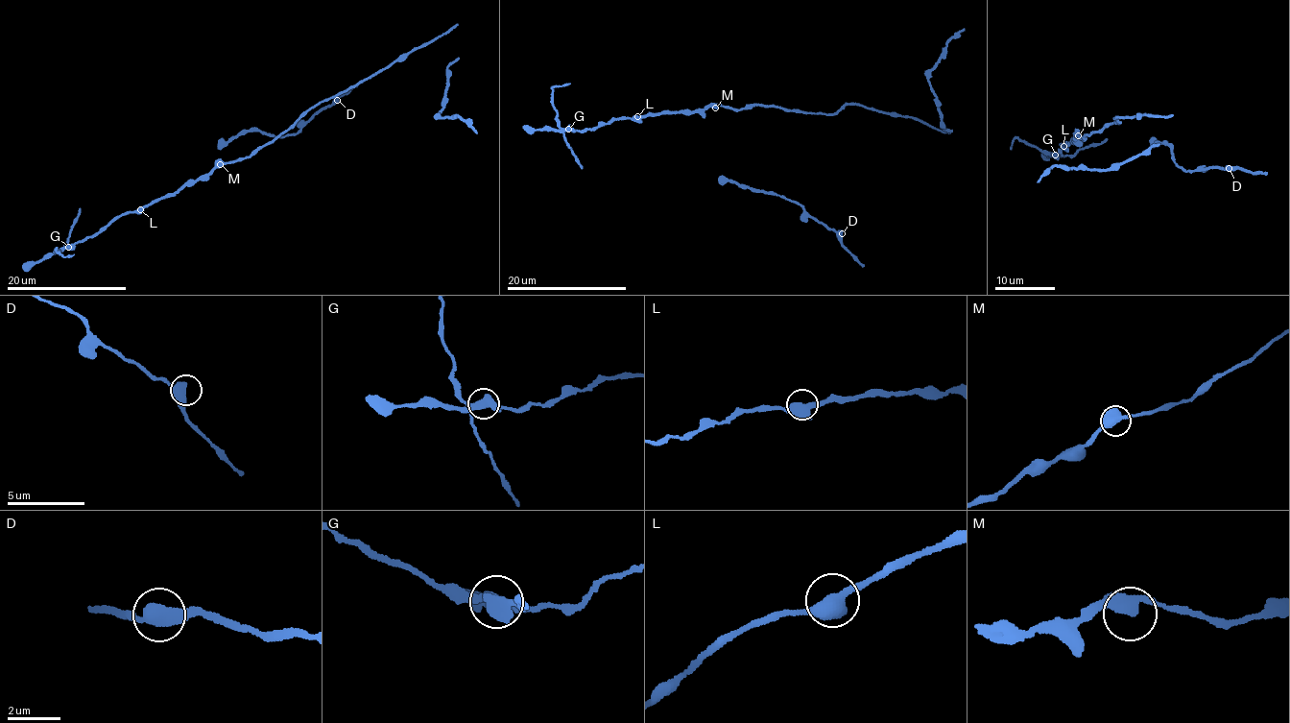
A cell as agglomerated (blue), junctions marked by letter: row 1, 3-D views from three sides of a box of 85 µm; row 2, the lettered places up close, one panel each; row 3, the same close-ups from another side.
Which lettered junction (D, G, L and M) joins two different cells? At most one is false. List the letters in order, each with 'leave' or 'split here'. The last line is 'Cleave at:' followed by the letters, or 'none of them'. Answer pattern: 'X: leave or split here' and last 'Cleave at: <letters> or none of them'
D: leave
G: split here
L: leave
M: leave
Cleave at: G

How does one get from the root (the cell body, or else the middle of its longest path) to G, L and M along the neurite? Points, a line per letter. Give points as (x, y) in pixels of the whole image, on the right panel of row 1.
G: (1108, 123), (1086, 133), (1085, 140), (1076, 133), (1073, 140), (1063, 143), (1060, 156), (1056, 155)
L: (1108, 123), (1089, 134), (1086, 133), (1085, 140), (1076, 133), (1073, 140), (1071, 138), (1063, 146)
M: (1108, 123), (1089, 134), (1086, 133), (1085, 140), (1078, 135)

